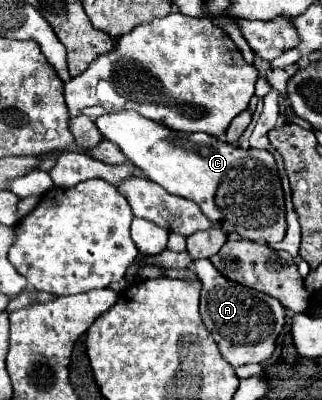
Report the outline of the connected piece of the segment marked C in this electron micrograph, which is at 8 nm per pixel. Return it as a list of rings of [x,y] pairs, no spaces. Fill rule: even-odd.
[[[136,111],[108,113],[94,123],[104,139],[116,143],[150,181],[162,185],[172,195],[198,203],[202,213],[220,229],[236,231],[252,241],[278,243],[284,239],[284,191],[270,151],[244,151],[236,145],[216,141],[216,137],[206,133],[174,131]]]

